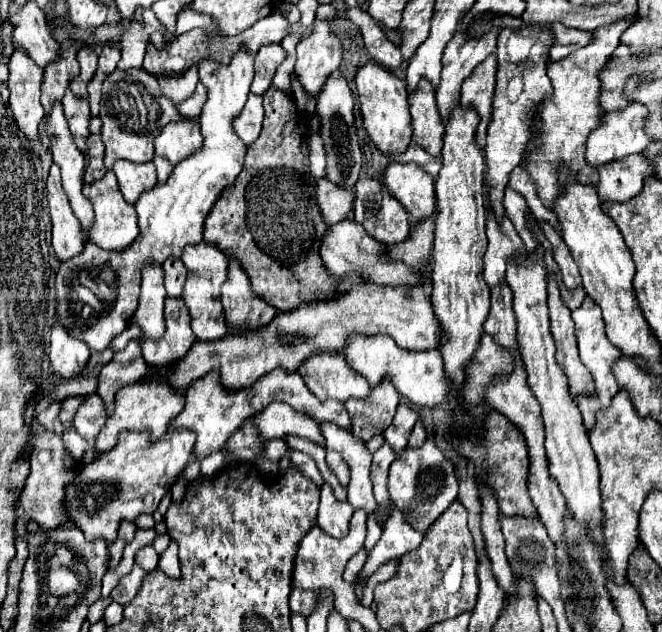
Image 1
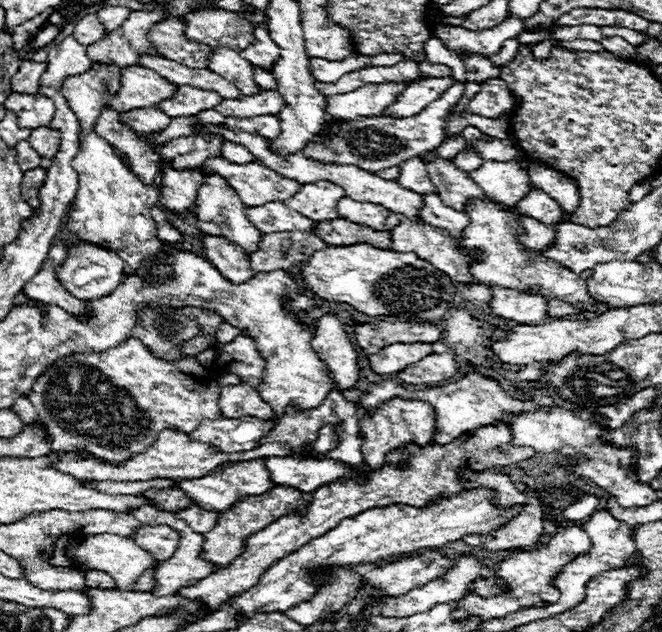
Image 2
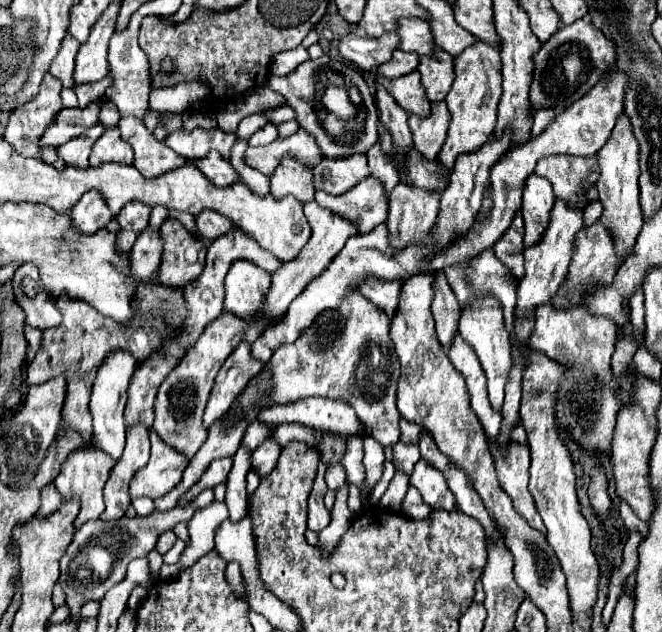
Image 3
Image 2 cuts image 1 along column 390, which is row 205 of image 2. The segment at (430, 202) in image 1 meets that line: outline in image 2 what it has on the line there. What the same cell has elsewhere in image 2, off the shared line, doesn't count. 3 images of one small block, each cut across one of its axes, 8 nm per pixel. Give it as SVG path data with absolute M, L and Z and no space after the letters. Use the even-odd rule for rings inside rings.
M170 166L162 170L162 198L160 204L174 212L174 214L186 214L198 196L198 188L204 184L202 172L198 168L178 172Z

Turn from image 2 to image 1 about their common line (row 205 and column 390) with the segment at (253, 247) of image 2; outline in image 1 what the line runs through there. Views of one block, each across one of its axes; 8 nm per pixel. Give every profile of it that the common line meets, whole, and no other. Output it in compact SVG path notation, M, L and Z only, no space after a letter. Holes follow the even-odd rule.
M362 176L356 182L354 192L354 218L374 240L382 244L406 240L406 234L410 232L408 214L378 180Z

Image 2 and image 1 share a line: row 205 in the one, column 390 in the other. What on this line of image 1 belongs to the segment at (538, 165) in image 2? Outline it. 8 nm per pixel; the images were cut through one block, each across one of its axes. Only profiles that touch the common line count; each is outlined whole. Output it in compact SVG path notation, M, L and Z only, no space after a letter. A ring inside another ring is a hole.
M392 558L392 560L388 560L386 564L382 564L382 566L370 576L364 587L364 595L361 601L363 606L371 606L373 603L373 597L371 597L371 594L373 593L376 584L380 584L380 582L384 582L384 580L390 580L390 578L396 574L398 564L400 564L400 560L398 560L398 558Z

